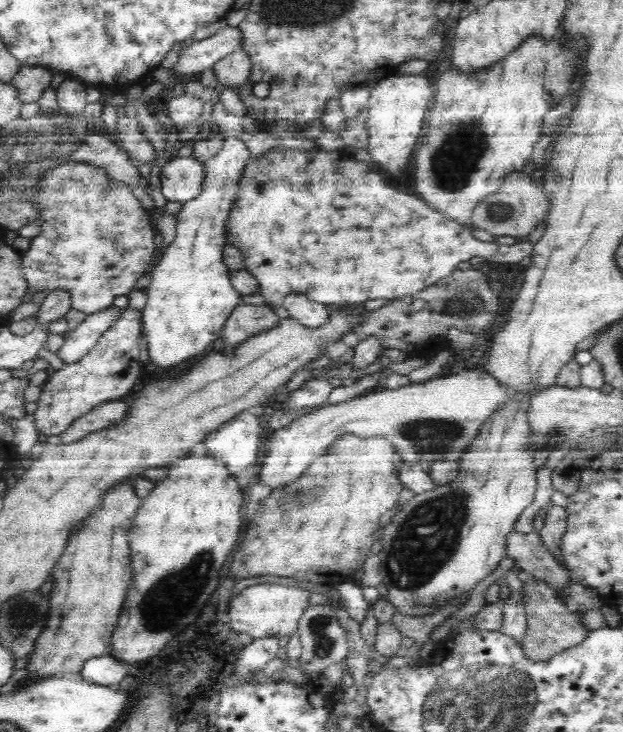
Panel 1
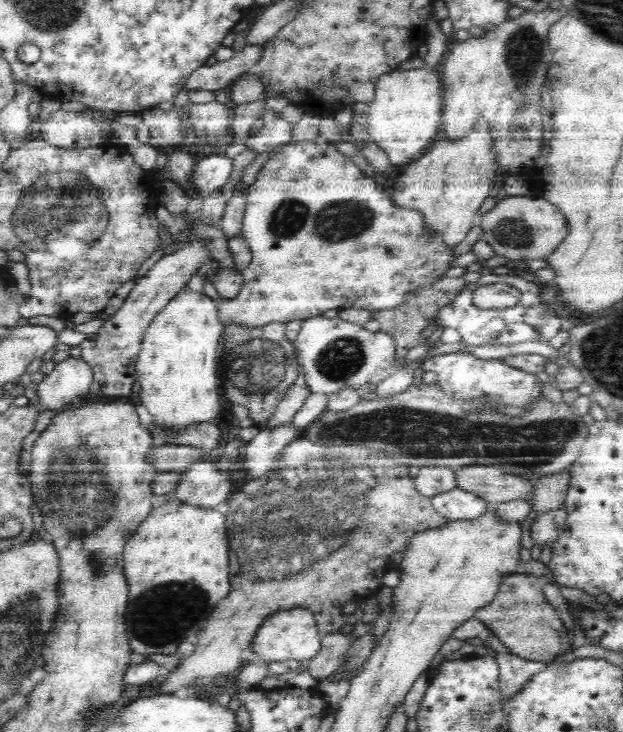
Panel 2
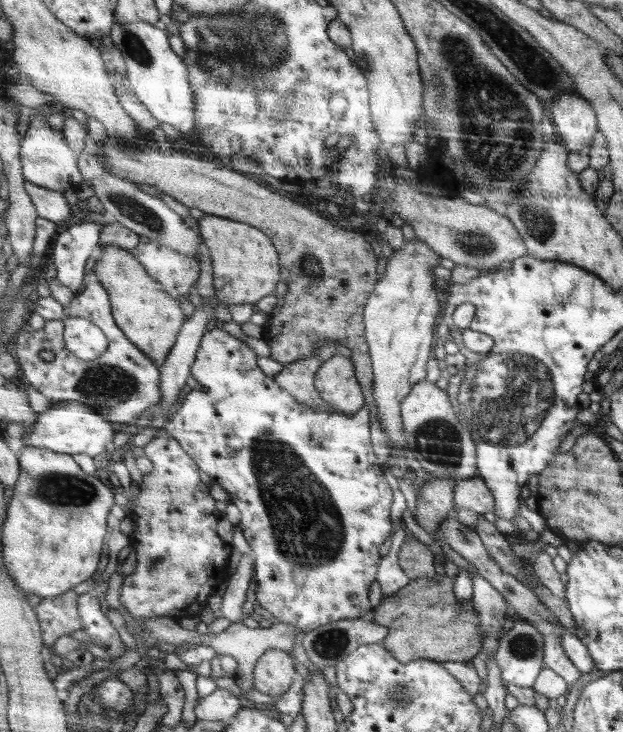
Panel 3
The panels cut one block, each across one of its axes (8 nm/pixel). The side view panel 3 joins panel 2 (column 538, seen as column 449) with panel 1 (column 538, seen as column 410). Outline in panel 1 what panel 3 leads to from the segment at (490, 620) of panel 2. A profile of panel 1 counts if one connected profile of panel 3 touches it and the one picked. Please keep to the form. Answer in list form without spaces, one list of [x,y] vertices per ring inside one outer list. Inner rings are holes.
[[[531,578],[523,583],[522,600],[528,625],[525,637],[520,643],[525,655],[534,662],[548,660],[556,653],[580,644],[590,632],[584,625],[579,611],[574,610],[568,602],[558,598],[555,590],[544,581],[534,581]]]

